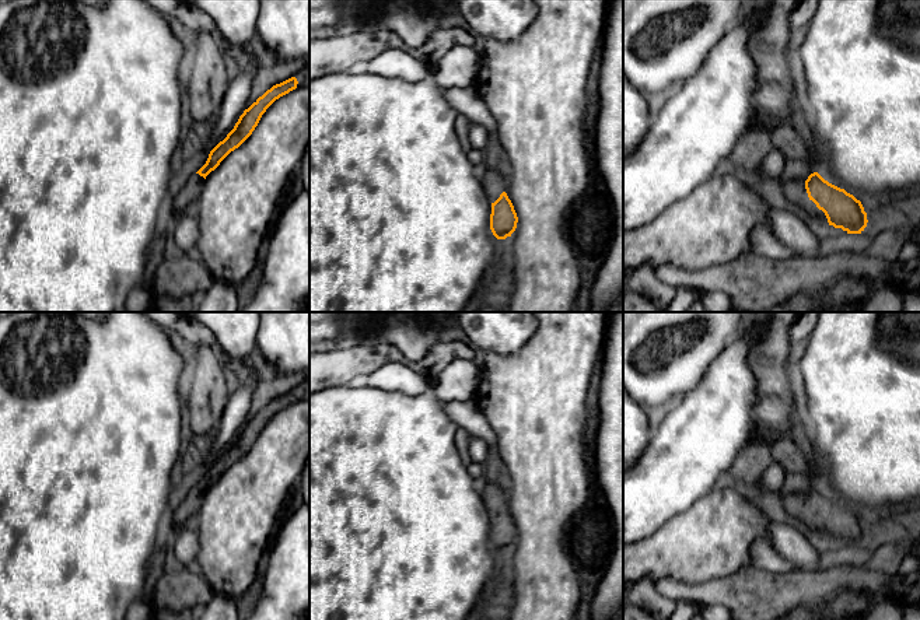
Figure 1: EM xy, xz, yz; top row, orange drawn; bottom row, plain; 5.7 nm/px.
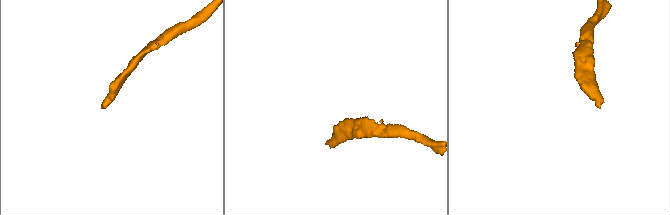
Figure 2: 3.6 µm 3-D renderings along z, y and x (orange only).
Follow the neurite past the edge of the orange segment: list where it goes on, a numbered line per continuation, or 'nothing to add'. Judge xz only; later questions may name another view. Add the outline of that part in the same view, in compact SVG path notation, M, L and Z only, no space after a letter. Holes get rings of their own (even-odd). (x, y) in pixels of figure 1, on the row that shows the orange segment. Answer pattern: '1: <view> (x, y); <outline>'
1: xz (493, 178); M490 164L479 171L479 179L489 202L494 203L506 189L507 169Z

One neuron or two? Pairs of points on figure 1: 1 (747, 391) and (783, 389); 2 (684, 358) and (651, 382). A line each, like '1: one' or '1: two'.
1: two
2: one

